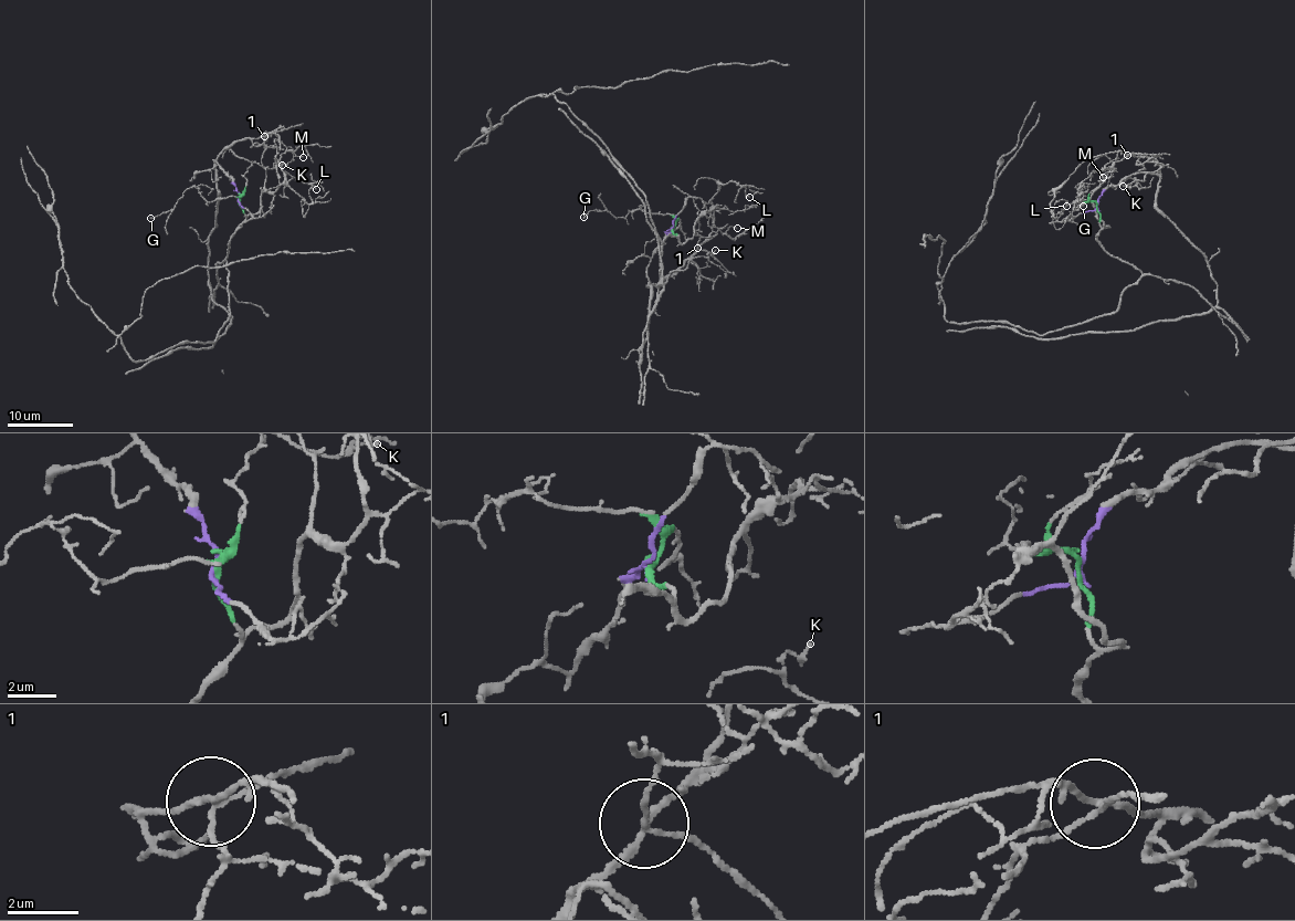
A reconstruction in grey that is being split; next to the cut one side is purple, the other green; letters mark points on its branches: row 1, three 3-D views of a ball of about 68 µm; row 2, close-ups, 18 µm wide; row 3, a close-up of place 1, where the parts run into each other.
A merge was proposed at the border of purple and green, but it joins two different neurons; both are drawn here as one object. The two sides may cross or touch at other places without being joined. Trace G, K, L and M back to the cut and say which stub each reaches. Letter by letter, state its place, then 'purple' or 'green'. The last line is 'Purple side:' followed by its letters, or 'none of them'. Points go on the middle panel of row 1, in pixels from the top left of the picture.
G: at (583, 217); green
K: at (715, 250); purple
L: at (749, 197); purple
M: at (737, 228); green
Purple side: K, L

